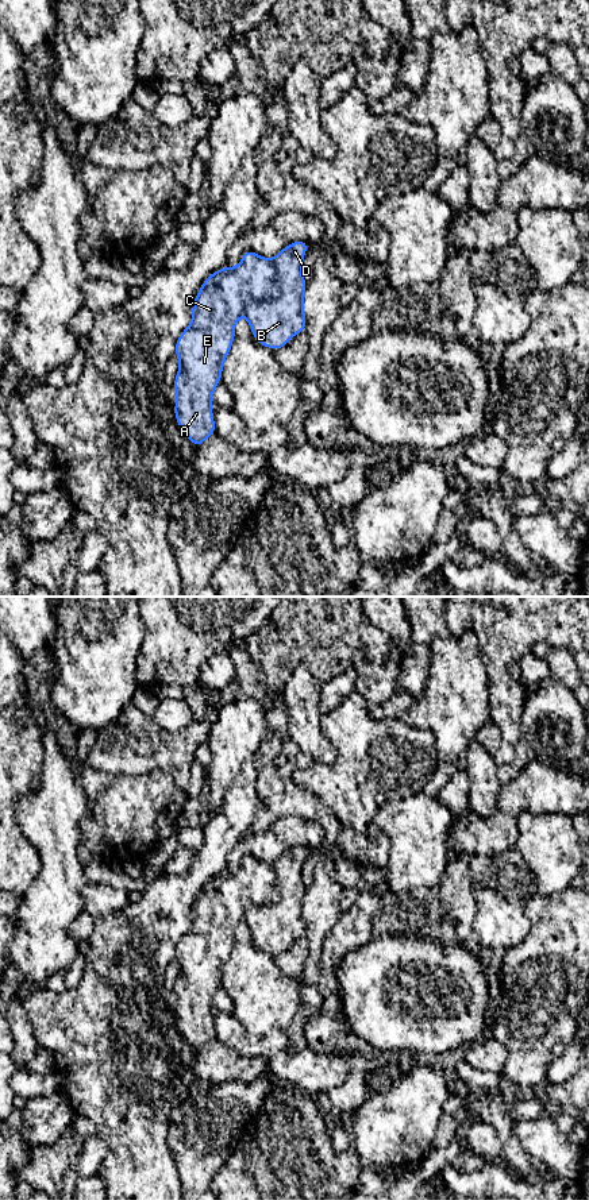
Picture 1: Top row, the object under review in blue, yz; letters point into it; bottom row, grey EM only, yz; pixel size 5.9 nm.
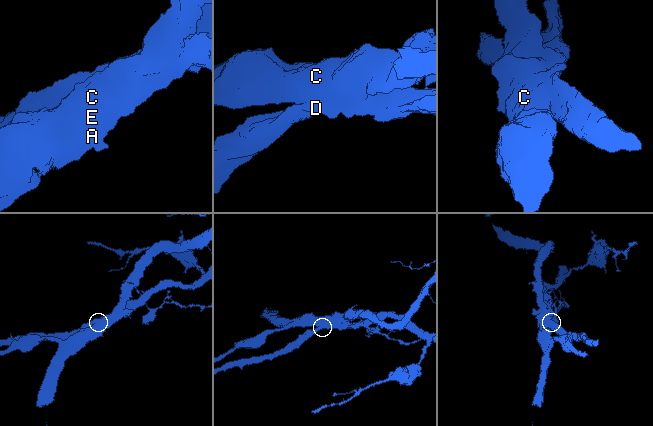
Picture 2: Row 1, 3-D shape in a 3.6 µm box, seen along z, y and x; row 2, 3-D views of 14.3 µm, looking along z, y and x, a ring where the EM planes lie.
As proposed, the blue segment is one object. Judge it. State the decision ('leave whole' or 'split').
split

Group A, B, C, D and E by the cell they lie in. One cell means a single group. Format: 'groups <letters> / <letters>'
groups A C E / B D

